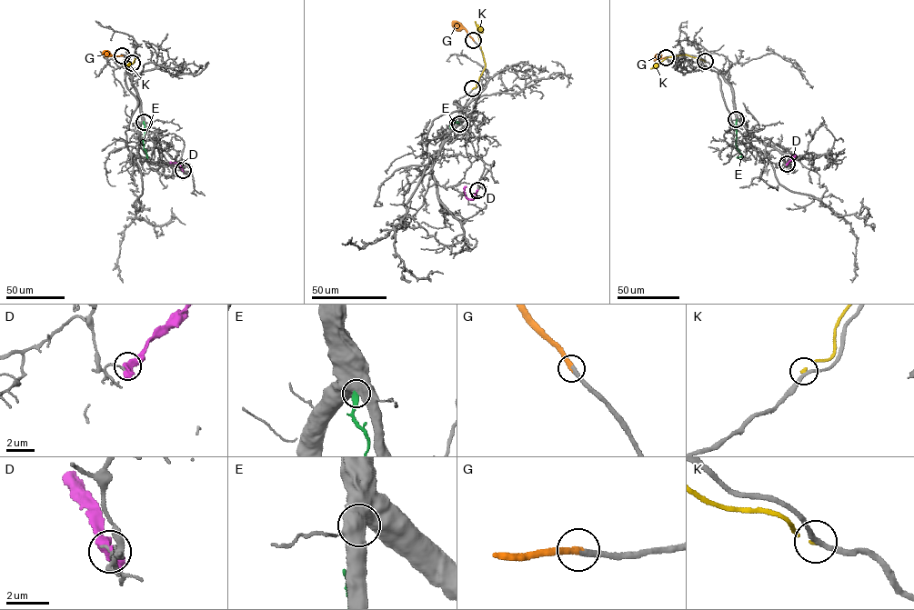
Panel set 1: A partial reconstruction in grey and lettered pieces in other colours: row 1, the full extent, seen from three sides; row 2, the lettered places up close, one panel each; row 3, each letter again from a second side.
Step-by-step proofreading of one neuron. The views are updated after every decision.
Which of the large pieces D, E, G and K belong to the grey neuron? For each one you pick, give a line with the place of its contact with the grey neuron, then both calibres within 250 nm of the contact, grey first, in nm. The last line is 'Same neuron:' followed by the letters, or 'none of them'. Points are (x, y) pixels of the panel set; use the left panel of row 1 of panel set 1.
G: contact (122, 55); calibres 280 and 340 nm
Same neuron: G

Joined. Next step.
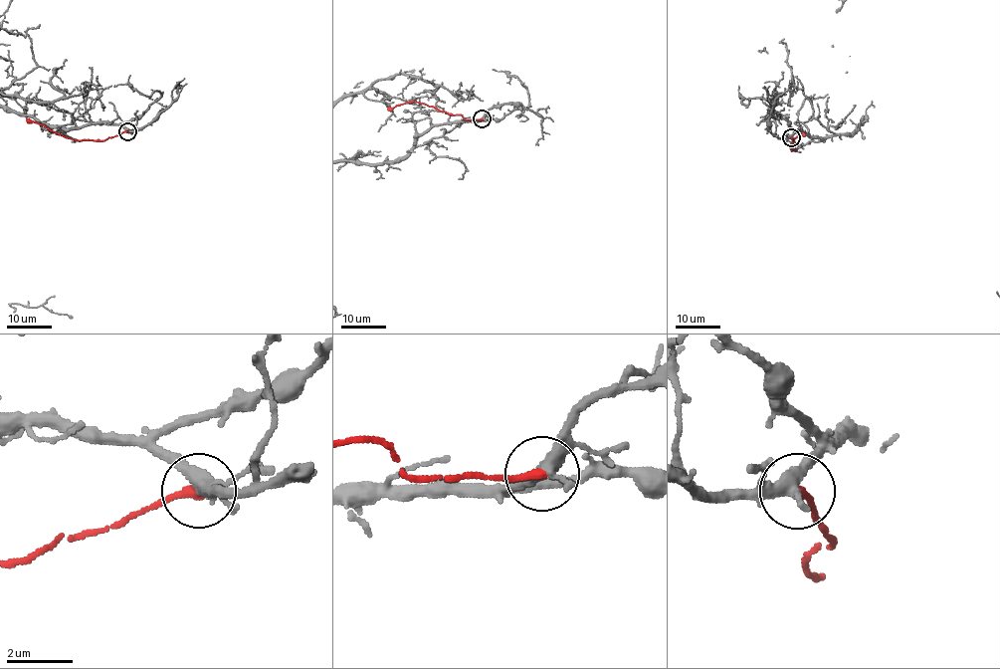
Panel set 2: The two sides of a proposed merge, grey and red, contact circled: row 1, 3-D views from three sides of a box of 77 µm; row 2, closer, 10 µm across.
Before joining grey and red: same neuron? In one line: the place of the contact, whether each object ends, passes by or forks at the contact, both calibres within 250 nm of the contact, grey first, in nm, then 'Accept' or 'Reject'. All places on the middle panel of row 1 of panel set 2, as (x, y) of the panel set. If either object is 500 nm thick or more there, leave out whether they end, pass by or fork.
Place: (482, 118). At the ring grey forks. At the ring red ends. Thickness 340 nm (grey) against 280 nm. Reject

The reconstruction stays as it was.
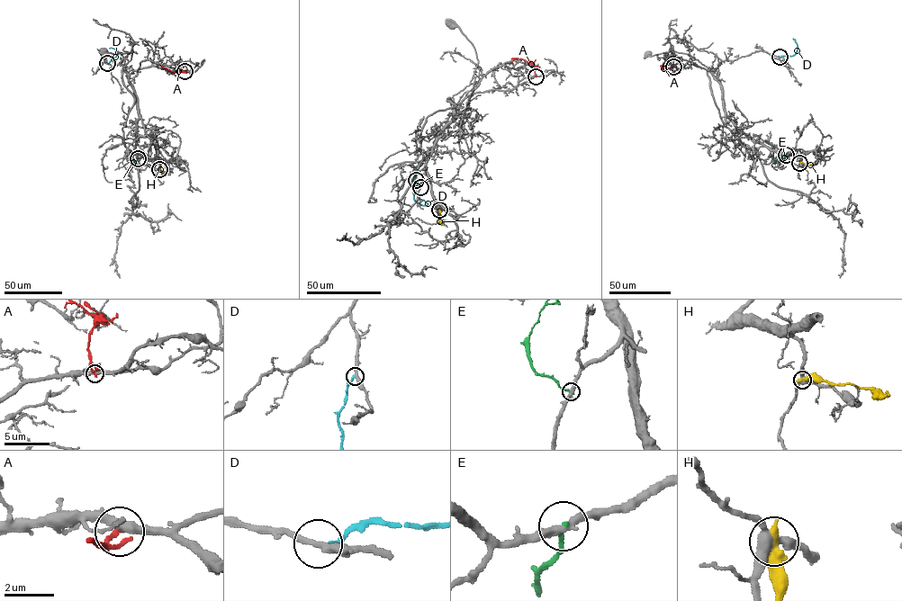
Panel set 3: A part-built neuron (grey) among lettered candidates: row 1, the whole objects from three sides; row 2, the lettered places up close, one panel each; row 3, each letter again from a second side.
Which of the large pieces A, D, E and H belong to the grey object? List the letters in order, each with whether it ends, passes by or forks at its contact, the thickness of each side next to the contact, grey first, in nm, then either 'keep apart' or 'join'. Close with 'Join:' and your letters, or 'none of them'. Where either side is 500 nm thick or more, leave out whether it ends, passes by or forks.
A: it ends | 380/200 nm | keep apart
D: it ends | 280/190 nm | keep apart
E: it ends | 340/190 nm | keep apart
H: it ends | 400/460 nm | keep apart
Join: none of them

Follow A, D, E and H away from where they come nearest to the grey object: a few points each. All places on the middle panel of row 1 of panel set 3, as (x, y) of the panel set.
A: (536, 76), (536, 67), (531, 64), (517, 58), (512, 62)
D: (416, 180), (412, 187), (414, 200), (423, 205), (428, 204), (419, 199)
E: (420, 187), (413, 182), (417, 170)
H: (439, 210), (439, 221), (442, 225)

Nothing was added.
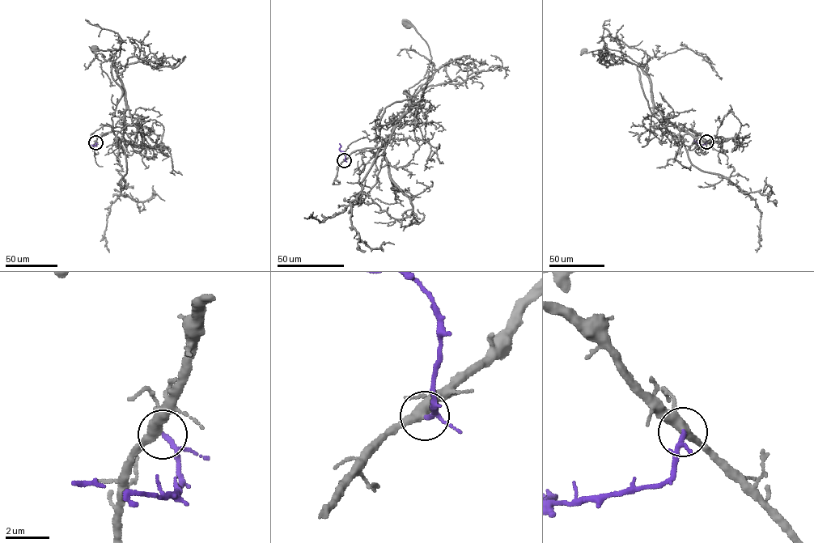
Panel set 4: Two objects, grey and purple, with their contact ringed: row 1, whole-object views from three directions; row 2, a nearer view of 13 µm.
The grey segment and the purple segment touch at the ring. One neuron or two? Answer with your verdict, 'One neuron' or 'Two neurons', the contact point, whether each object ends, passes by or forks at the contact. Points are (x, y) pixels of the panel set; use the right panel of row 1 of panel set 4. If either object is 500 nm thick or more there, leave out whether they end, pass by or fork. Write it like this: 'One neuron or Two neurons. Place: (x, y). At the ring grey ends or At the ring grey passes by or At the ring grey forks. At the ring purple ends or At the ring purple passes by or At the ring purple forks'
One neuron. Place: (706, 142). At the ring grey forks. At the ring purple passes by

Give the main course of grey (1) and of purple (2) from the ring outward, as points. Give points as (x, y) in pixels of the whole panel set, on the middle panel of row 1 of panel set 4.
1: (344, 160), (355, 151), (385, 145), (411, 109), (409, 89), (424, 78), (431, 56), (426, 41), (406, 23)
2: (345, 160), (345, 154), (340, 150), (339, 143)

